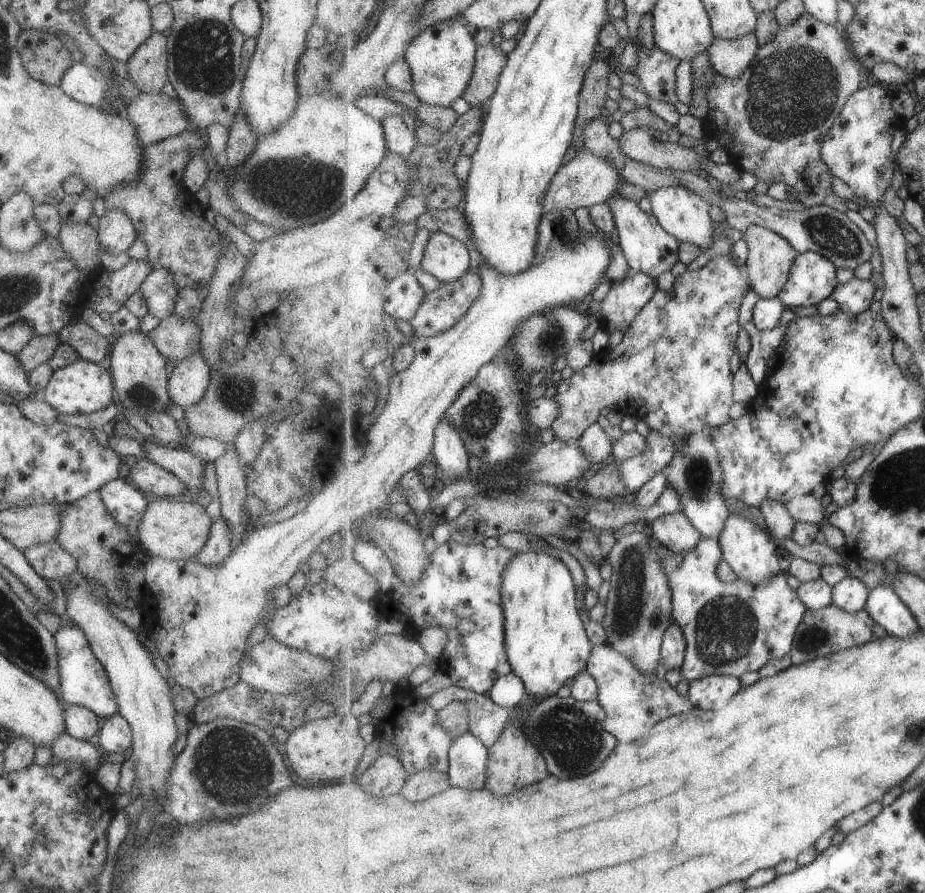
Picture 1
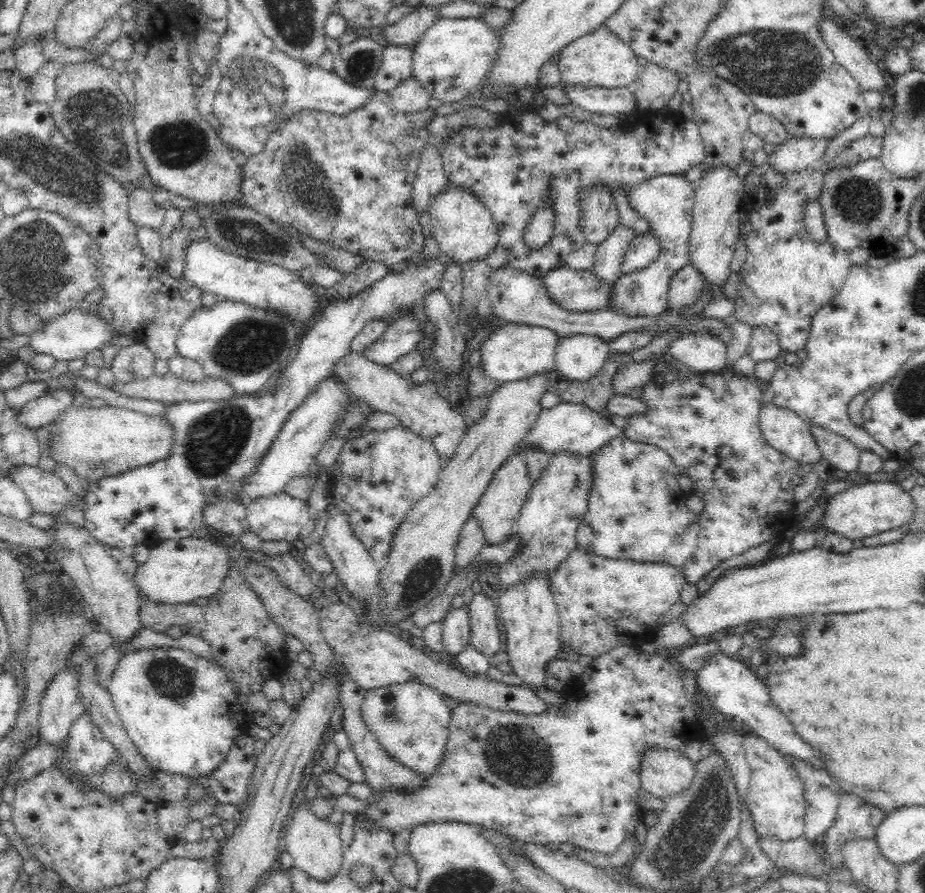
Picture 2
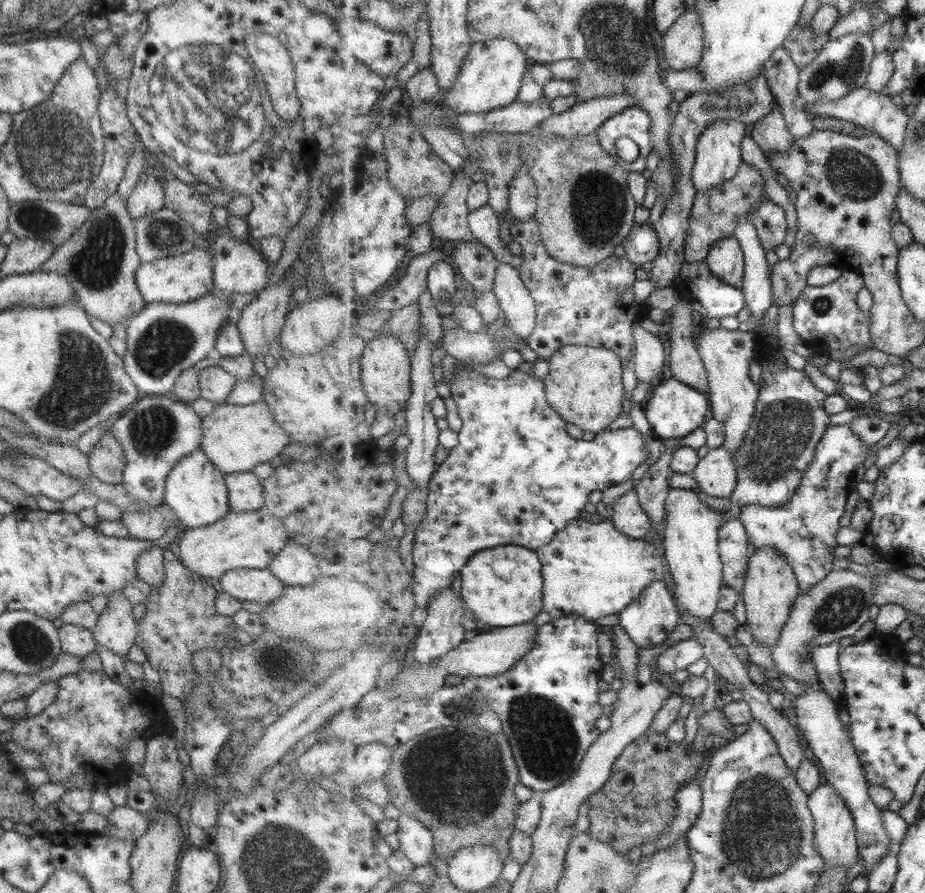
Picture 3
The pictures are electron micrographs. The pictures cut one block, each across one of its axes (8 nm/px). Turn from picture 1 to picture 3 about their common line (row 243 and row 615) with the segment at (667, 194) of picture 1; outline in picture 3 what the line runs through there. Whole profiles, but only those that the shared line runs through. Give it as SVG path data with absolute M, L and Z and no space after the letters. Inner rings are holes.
M671 488L669 492L669 496L667 497L667 506L665 506L665 509L667 509L667 515L666 515L666 526L665 526L665 533L664 533L664 539L663 544L665 546L666 550L666 558L668 561L668 566L670 567L671 574L673 574L672 578L674 579L674 592L672 592L673 599L675 602L675 605L677 606L678 610L680 612L687 612L687 614L691 614L691 616L695 616L695 618L711 618L717 610L719 610L719 606L721 603L722 598L722 585L723 585L723 571L724 571L724 565L723 560L721 556L720 551L720 530L722 529L722 526L729 522L729 516L727 516L727 521L724 521L722 517L715 511L714 509L710 508L708 504L701 502L701 498L697 496L697 493L695 490L687 490L687 489L679 489L679 488Z

